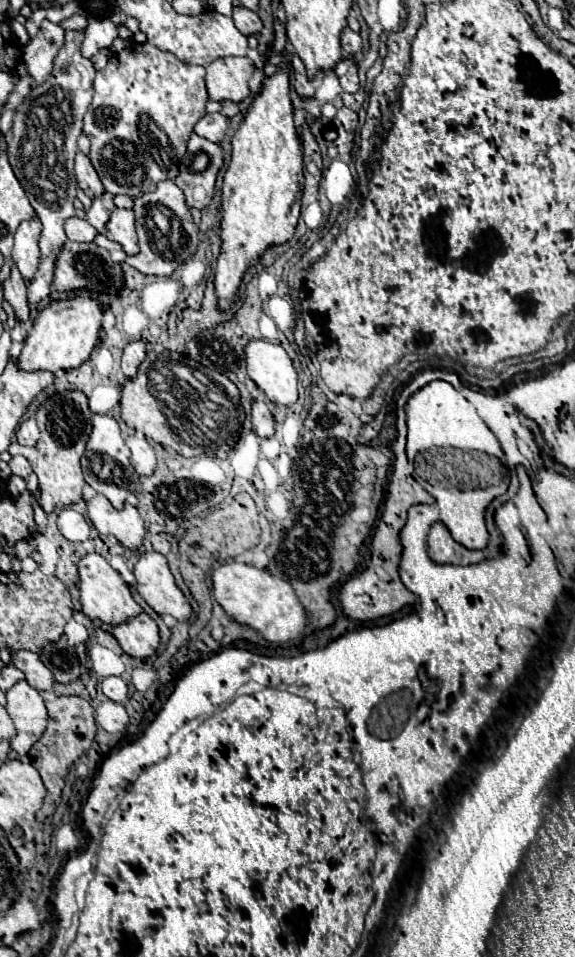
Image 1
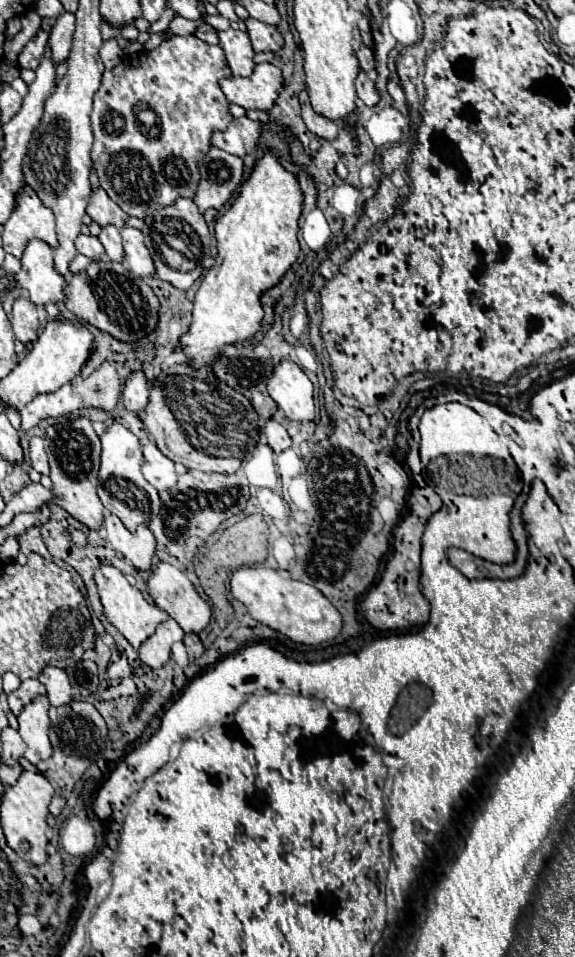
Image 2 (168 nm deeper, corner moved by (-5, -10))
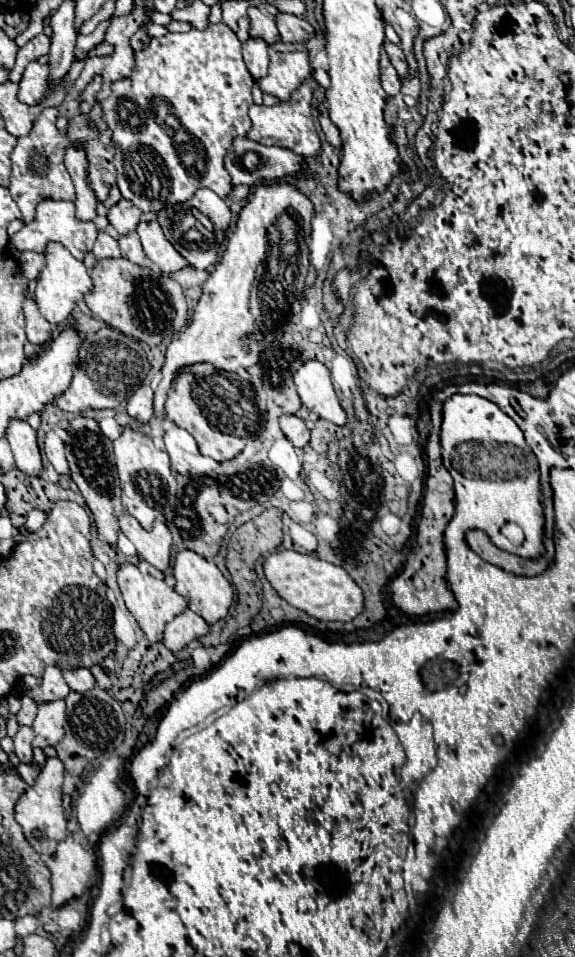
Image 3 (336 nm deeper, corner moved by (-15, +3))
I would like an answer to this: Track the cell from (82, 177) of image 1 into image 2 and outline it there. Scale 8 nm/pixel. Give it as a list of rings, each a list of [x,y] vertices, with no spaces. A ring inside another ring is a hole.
[[[100,188],[92,194],[92,200],[90,200],[86,212],[100,226],[110,226],[112,224],[112,226],[122,228],[122,226],[126,226],[126,220],[128,220],[128,216],[120,210],[120,206],[114,204],[108,198],[108,194]]]

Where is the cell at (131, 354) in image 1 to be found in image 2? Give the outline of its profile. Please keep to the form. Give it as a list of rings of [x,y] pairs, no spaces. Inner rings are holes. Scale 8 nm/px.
[[[132,372],[130,378],[124,384],[124,392],[122,392],[122,400],[124,400],[124,408],[142,416],[146,402],[148,402],[148,390],[146,390],[146,378],[144,372]]]

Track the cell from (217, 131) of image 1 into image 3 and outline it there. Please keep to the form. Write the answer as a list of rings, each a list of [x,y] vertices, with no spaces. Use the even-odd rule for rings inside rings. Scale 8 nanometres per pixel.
[[[310,79],[304,85],[300,85],[300,89],[296,89],[288,101],[280,101],[278,105],[272,105],[272,107],[252,105],[248,111],[252,119],[252,127],[246,133],[246,137],[260,145],[276,145],[282,149],[290,149],[302,157],[318,157],[322,147],[320,147],[320,137],[314,129],[312,109],[310,109],[314,87],[316,87],[316,81]]]

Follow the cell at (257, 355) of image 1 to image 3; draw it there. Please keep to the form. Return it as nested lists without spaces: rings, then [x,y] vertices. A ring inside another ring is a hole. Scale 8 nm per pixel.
[[[308,359],[298,371],[294,371],[294,387],[302,399],[302,405],[312,413],[336,425],[346,423],[346,413],[340,407],[330,381],[330,371],[324,363]]]

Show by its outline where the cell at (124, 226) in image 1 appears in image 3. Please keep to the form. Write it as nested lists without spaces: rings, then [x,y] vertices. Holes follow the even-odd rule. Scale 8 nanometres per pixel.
[[[140,221],[138,227],[136,227],[136,233],[142,241],[142,247],[144,247],[144,253],[146,257],[158,265],[158,269],[162,273],[174,273],[182,267],[186,267],[188,263],[180,257],[180,253],[176,253],[176,249],[168,243],[168,239],[164,237],[158,221]]]

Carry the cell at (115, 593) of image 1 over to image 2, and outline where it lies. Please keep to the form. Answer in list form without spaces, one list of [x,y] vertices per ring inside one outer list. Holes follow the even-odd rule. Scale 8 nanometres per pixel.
[[[100,566],[96,570],[96,586],[98,586],[98,592],[100,592],[100,600],[102,600],[102,606],[104,606],[104,614],[106,618],[124,634],[124,638],[134,646],[138,648],[146,638],[150,638],[156,630],[156,626],[164,620],[168,620],[170,616],[160,610],[156,604],[150,604],[144,600],[142,592],[134,586],[128,584],[128,580],[124,578],[124,574],[118,570],[118,568],[112,568],[112,566]]]

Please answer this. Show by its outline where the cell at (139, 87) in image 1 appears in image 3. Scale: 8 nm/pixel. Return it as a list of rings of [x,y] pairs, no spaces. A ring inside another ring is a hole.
[[[216,23],[216,25],[208,25],[204,31],[198,29],[190,29],[186,33],[166,33],[164,37],[152,39],[150,45],[142,51],[136,51],[134,55],[134,69],[132,75],[120,81],[112,83],[112,93],[110,97],[106,97],[100,107],[102,107],[102,119],[108,125],[108,129],[112,131],[112,141],[116,145],[116,157],[114,157],[114,167],[116,167],[116,185],[122,193],[124,199],[132,201],[136,207],[140,207],[144,213],[146,211],[160,211],[166,205],[174,205],[180,201],[188,201],[188,197],[192,197],[192,193],[200,187],[208,187],[212,189],[216,195],[226,197],[226,193],[230,191],[230,181],[228,181],[228,173],[224,169],[224,153],[228,151],[228,145],[232,145],[234,137],[244,137],[246,131],[250,129],[250,119],[248,119],[248,107],[252,105],[252,85],[254,79],[248,73],[244,61],[242,61],[242,47],[240,41],[236,37],[236,33],[226,27],[224,23]]]

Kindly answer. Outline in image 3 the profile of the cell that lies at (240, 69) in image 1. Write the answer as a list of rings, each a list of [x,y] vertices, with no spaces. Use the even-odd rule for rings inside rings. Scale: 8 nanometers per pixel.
[[[294,51],[294,53],[270,53],[270,67],[268,73],[256,83],[260,85],[262,93],[270,93],[280,101],[286,101],[290,93],[300,87],[310,77],[310,61],[308,53]]]

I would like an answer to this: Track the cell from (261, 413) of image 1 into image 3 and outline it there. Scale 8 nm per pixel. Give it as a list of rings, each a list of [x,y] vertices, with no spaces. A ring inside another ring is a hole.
[[[282,415],[280,417],[280,427],[282,427],[282,433],[286,435],[286,439],[294,447],[304,447],[310,439],[310,431],[308,431],[306,423],[302,419],[298,419],[296,415]]]

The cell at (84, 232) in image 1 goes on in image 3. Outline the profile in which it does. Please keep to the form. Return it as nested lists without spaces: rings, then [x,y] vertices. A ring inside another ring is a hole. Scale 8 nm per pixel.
[[[100,231],[100,233],[98,233],[98,239],[96,239],[96,243],[94,243],[92,253],[94,253],[98,259],[104,259],[104,257],[118,257],[118,255],[120,255],[118,241],[112,239],[108,233]]]

